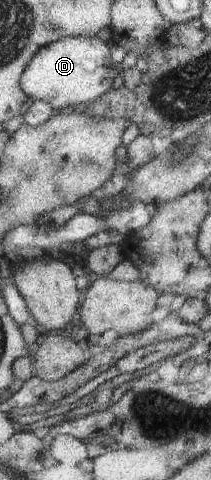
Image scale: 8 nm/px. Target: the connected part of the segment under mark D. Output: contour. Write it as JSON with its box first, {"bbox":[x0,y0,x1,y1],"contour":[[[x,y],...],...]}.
{"bbox":[19,36,121,111],"contour":[[[67,36],[44,47],[27,64],[19,80],[21,90],[33,100],[51,104],[53,109],[67,111],[77,104],[93,103],[113,89],[113,82],[121,74],[120,66],[111,58],[110,43],[101,38]]]}

